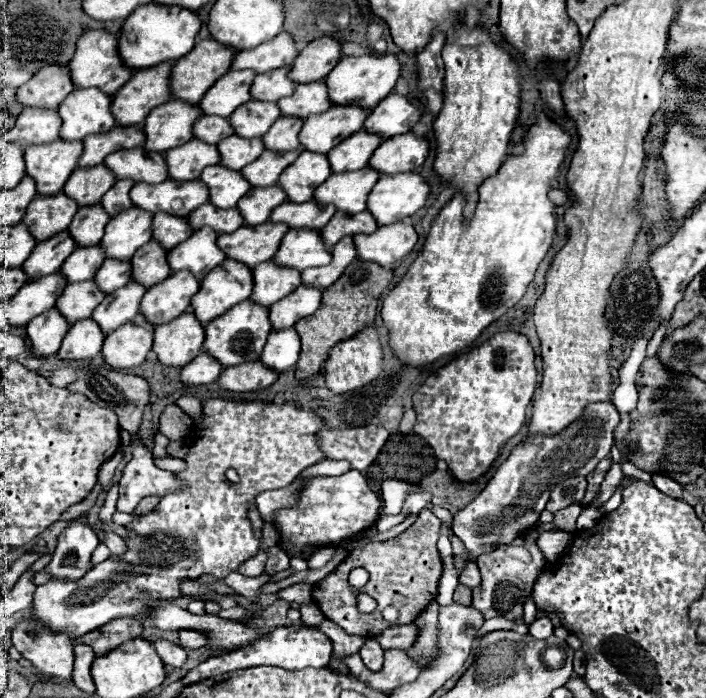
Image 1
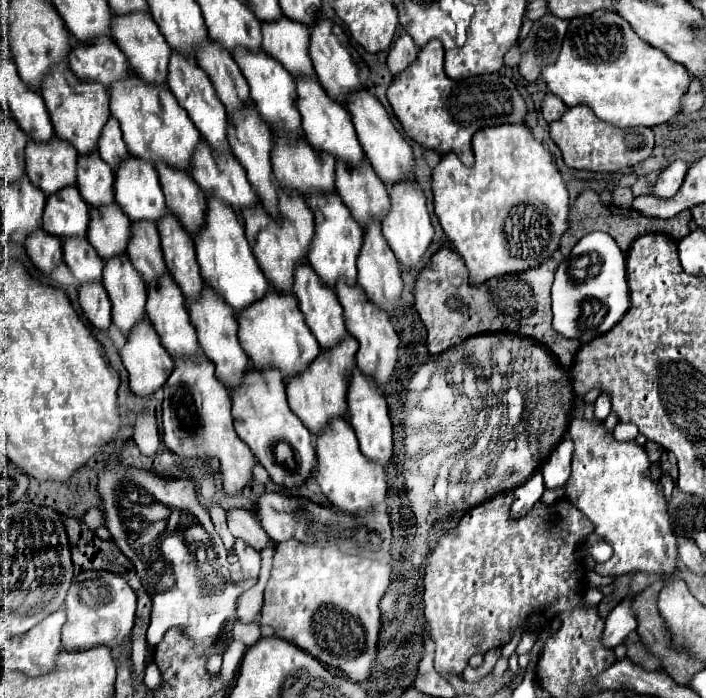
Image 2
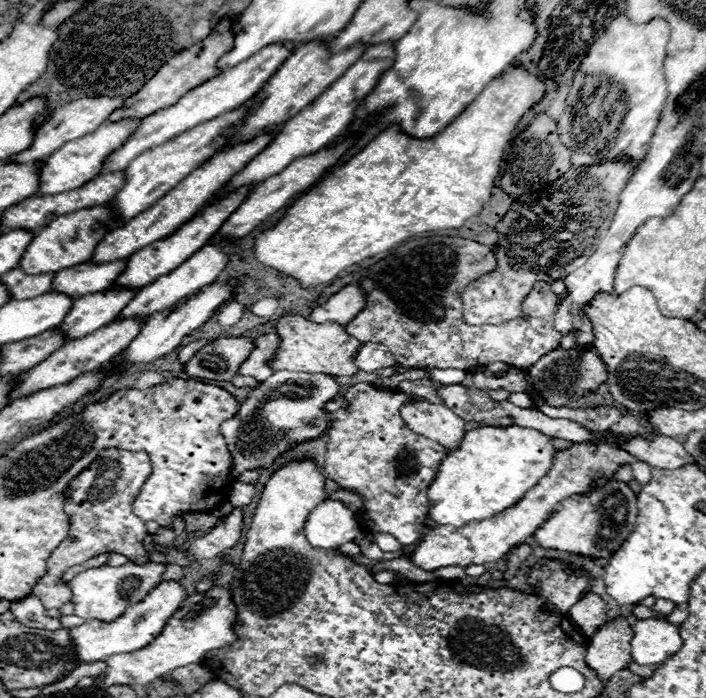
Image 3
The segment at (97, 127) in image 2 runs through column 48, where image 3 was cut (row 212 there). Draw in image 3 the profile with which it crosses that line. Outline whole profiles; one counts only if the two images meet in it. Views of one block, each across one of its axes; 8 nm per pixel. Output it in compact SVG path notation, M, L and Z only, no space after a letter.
M92 206L90 210L78 210L74 214L66 214L66 218L56 218L48 226L44 226L36 236L34 242L26 248L22 256L20 268L26 274L46 274L46 272L60 272L64 268L88 262L98 246L98 242L106 236L108 224L114 220L112 208L106 206Z

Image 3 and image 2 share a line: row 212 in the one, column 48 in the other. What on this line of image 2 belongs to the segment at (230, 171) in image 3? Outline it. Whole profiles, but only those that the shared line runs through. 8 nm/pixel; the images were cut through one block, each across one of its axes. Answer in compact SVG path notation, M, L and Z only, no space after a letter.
M52 138L48 146L32 146L28 142L26 174L32 184L38 186L46 196L76 184L76 150L60 138Z

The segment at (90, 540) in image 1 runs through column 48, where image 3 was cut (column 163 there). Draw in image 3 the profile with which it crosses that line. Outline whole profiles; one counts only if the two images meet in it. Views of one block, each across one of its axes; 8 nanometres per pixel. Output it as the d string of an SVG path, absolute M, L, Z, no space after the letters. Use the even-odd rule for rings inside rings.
M130 560L124 566L98 566L98 568L84 570L78 576L74 576L70 582L70 588L72 588L70 602L74 604L74 614L84 620L94 618L102 622L112 622L120 618L128 606L142 602L144 596L162 582L164 570L166 570L166 564L146 562L144 566L138 566ZM128 578L136 578L136 580L128 580Z

